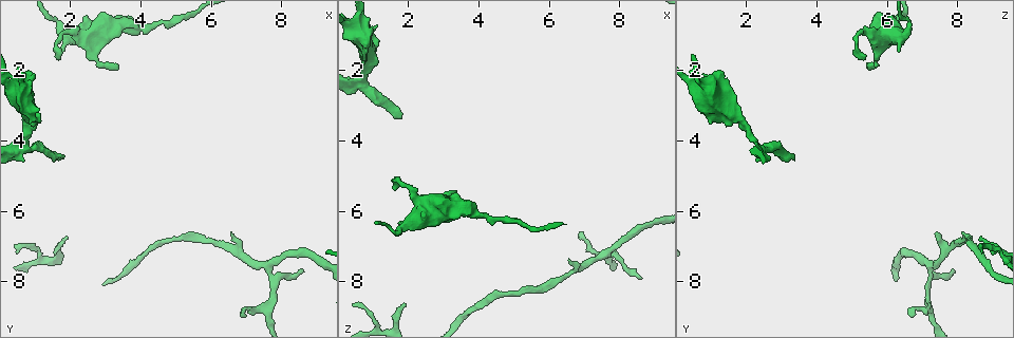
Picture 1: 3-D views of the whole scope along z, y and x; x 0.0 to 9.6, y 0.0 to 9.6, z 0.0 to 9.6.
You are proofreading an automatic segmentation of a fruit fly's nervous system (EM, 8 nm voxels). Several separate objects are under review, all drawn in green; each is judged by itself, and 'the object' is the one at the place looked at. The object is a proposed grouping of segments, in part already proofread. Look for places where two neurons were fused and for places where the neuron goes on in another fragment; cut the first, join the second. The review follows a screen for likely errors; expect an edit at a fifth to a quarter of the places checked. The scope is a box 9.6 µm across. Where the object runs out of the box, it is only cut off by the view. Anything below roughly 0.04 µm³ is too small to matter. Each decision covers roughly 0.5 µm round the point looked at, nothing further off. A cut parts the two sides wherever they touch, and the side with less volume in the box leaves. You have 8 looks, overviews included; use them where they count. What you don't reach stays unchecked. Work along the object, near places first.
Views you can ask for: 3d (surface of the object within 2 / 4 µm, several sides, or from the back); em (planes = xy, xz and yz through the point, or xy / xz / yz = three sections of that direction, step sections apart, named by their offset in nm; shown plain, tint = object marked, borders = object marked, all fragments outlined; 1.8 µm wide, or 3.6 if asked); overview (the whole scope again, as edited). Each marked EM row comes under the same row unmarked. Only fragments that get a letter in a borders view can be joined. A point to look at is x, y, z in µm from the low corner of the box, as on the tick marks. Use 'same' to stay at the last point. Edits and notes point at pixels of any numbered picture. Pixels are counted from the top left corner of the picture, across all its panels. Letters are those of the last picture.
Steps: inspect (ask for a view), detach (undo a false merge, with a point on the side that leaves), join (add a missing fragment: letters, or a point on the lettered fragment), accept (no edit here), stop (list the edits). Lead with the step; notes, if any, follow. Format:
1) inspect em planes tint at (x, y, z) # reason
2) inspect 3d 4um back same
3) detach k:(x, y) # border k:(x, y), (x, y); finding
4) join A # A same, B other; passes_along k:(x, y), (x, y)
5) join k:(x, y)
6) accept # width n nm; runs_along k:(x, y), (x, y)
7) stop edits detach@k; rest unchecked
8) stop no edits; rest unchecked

inspect em yz step 16 borders at (3.35, 1.95, 5.40) # tapers out

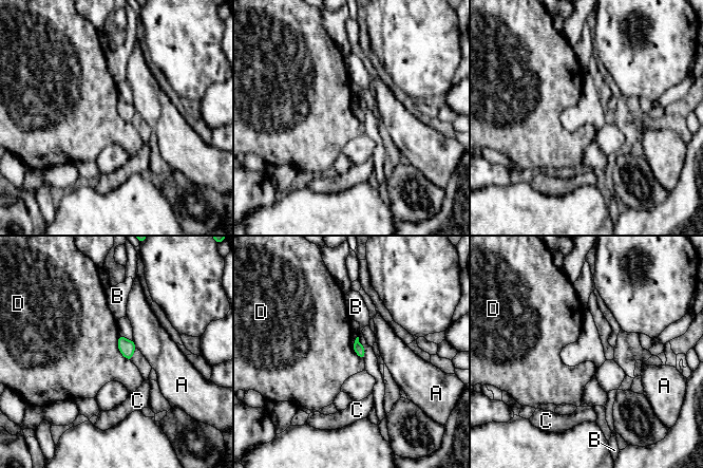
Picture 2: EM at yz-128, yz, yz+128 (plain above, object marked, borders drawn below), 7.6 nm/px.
accept # A other, B other, C other, D other; border 2:(118, 334), (117, 349), (130, 361); none of them fits

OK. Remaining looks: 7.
inspect em 3.6um planes borders at (0.80, 2.05, 1.35) # an open end

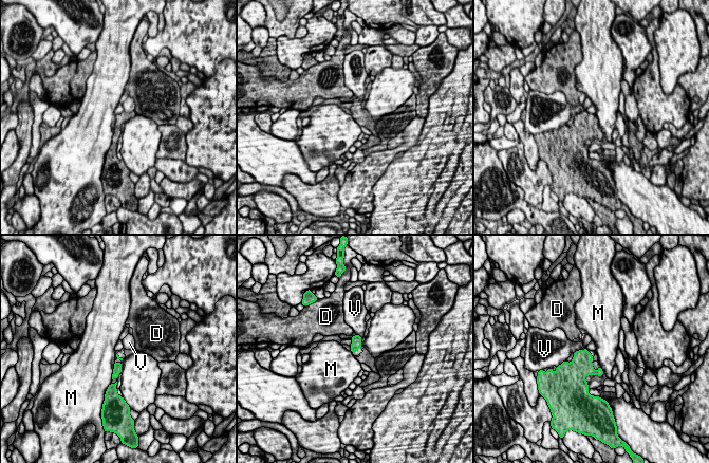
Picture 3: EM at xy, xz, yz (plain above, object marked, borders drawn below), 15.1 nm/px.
accept # D other, M other, V other; border 3:(115, 360), (111, 378); none of them fits

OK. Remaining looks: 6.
inspect em xy step 4 tint at (0.75, 4.25, 2.45) # a fork

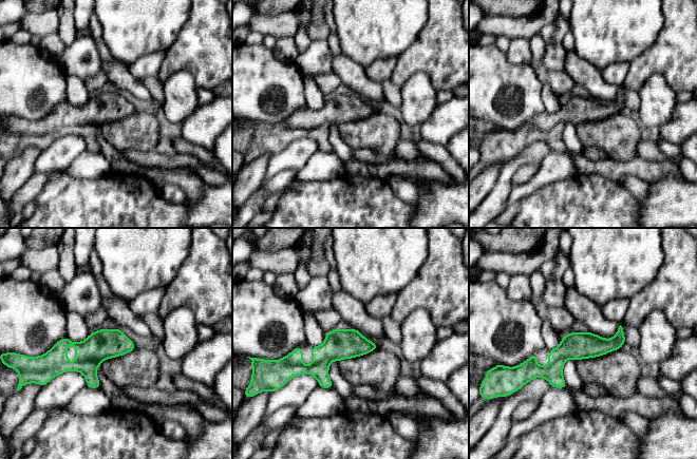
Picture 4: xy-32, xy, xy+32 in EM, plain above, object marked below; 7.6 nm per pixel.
inspect em planes borders same

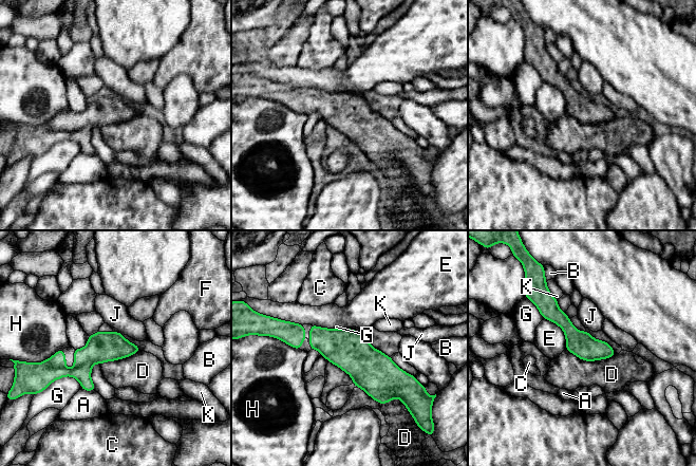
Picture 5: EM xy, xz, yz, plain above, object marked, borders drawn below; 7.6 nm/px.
accept # A other, B other, C other, D other, E other, F other, G other, H other, J other, K other; one neuron here

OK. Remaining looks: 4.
stop no edits; rest unchecked

